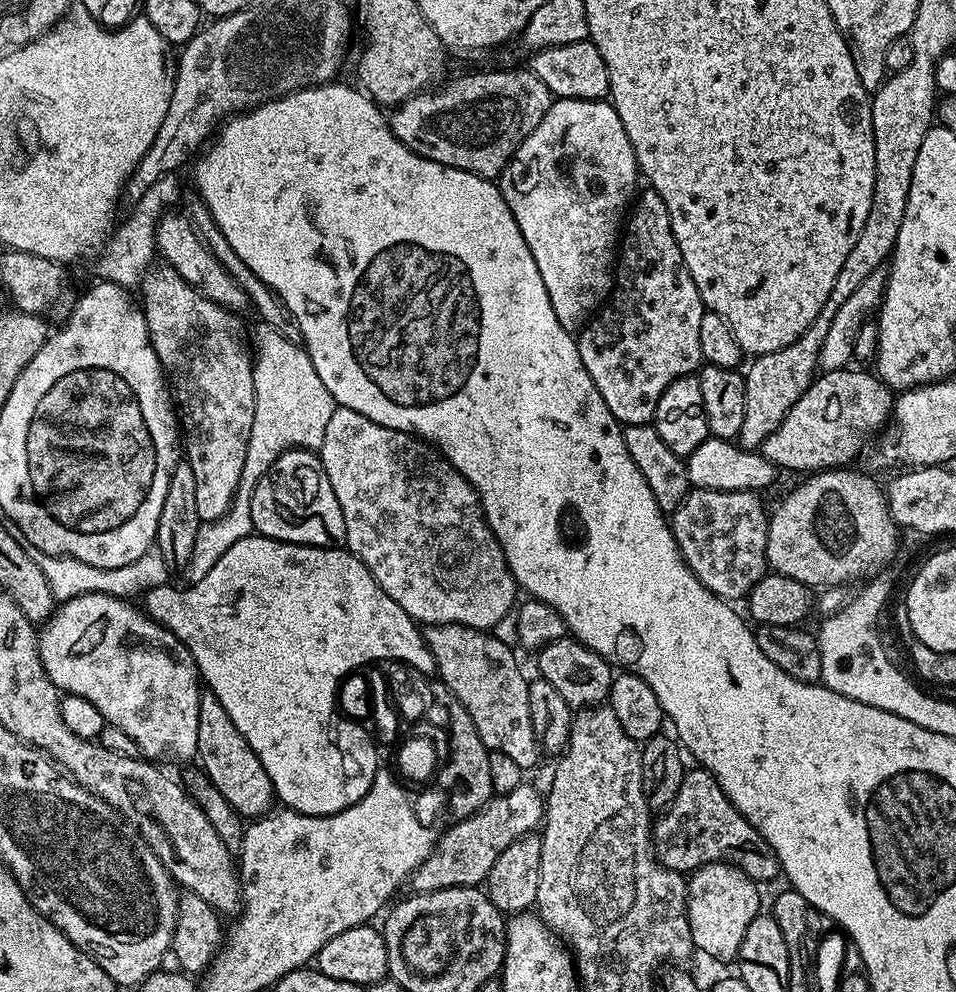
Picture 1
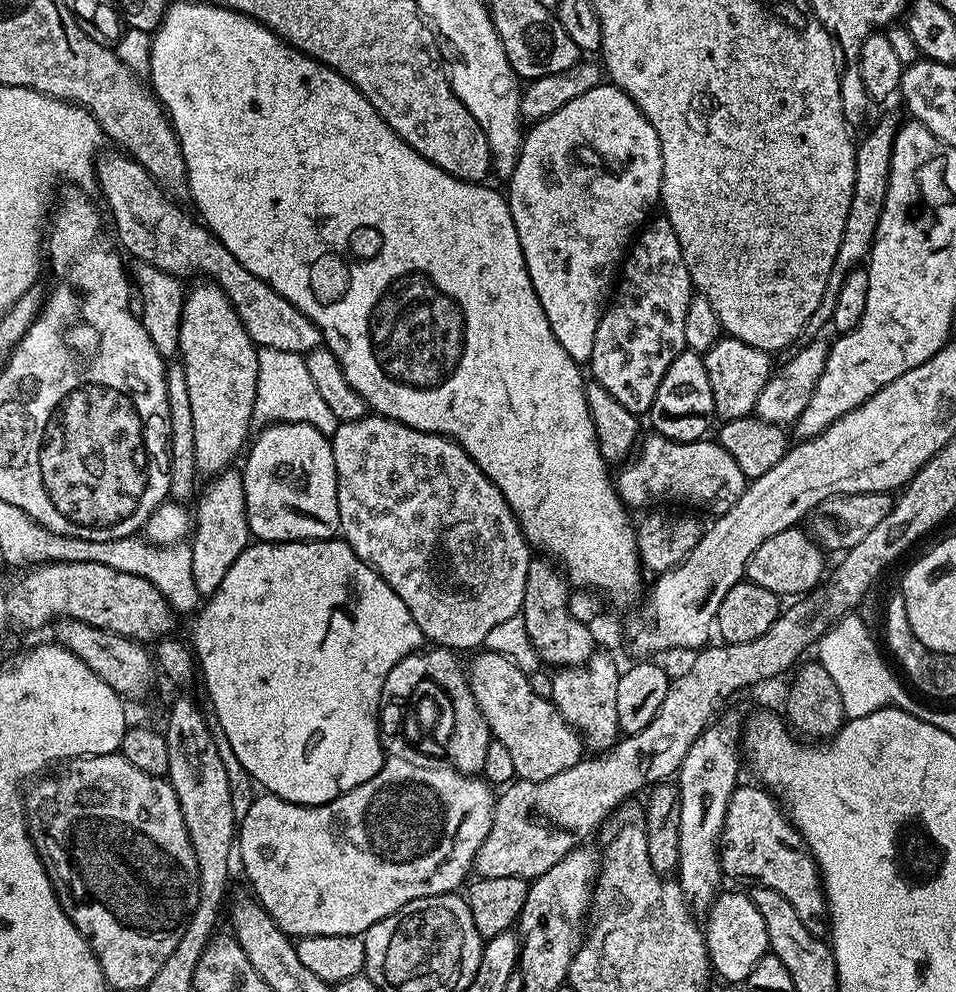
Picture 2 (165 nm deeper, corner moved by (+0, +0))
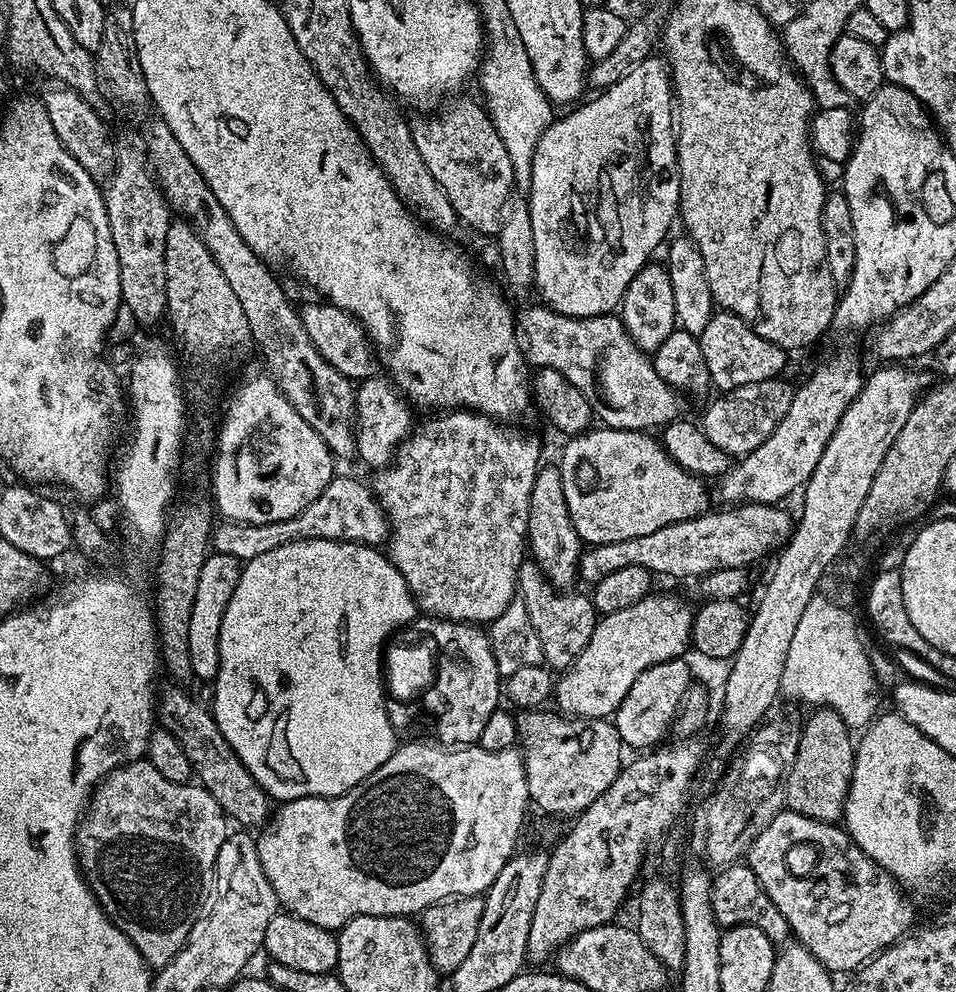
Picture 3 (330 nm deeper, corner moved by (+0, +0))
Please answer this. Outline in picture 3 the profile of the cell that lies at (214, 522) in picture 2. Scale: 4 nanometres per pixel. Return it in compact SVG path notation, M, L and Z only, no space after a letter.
M212 552L202 566L202 574L198 574L198 591L194 594L194 610L190 610L190 666L193 677L198 681L215 681L220 665L220 631L222 630L222 614L226 614L226 606L230 606L230 597L234 595L234 586L238 586L241 561L230 554Z

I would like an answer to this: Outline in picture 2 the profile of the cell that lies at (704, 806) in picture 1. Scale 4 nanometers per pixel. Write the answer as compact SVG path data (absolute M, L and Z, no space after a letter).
M738 786L730 798L720 835L720 866L723 875L737 876L740 880L756 880L752 882L759 887L778 890L778 894L782 894L782 898L794 906L802 922L810 926L817 926L823 920L825 923L828 899L824 897L824 885L816 859L787 811L778 803L777 797L763 787L755 787Z

